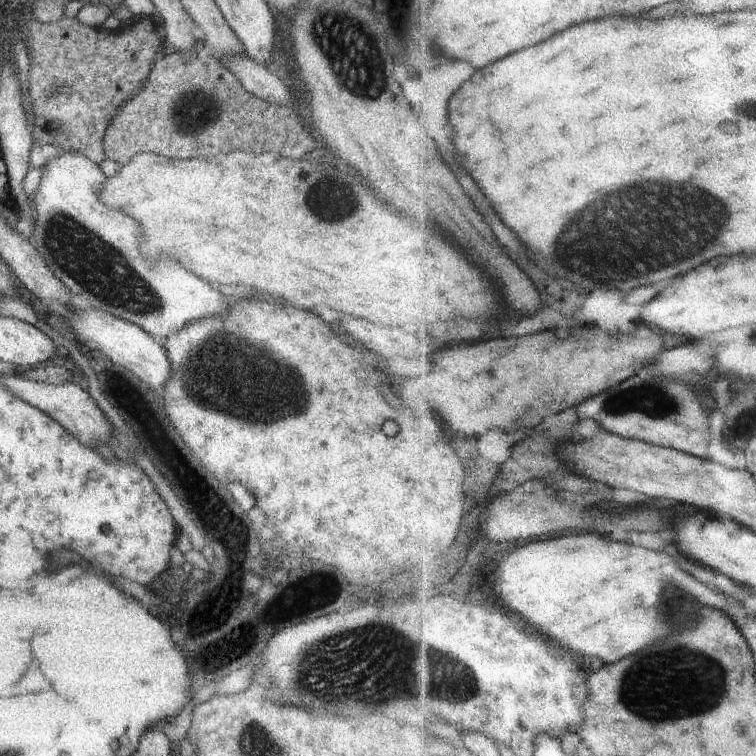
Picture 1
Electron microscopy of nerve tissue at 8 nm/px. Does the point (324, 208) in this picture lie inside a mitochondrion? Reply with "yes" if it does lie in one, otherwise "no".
yes

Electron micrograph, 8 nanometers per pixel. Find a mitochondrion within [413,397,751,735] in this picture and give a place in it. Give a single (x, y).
(672, 684)

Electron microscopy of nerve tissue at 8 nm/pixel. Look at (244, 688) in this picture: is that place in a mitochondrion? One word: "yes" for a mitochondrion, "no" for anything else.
no

